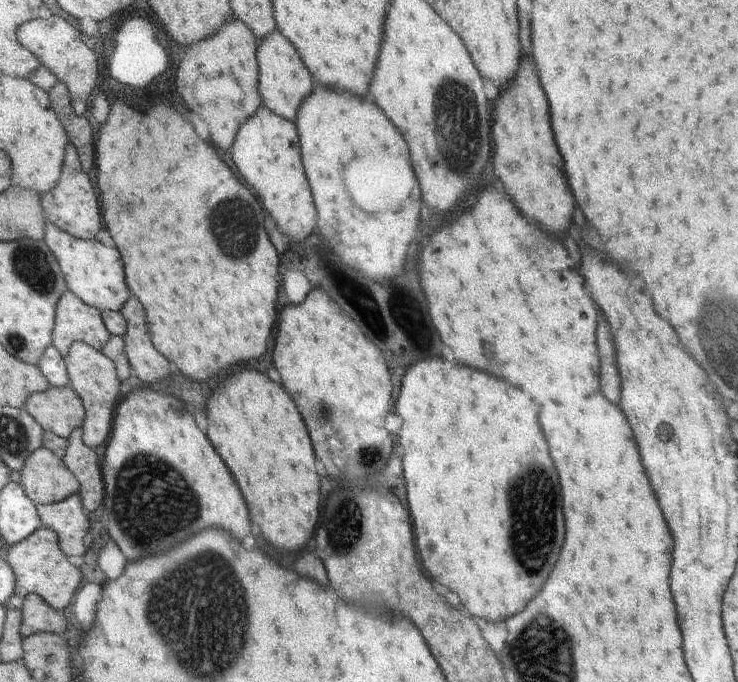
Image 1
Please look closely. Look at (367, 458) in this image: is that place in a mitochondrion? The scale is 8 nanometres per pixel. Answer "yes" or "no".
yes

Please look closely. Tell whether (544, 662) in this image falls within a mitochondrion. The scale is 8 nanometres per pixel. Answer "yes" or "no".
yes

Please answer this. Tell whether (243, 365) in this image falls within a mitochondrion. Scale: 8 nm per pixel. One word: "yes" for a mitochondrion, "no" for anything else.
no

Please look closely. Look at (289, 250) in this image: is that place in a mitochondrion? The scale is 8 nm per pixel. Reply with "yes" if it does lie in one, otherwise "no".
no

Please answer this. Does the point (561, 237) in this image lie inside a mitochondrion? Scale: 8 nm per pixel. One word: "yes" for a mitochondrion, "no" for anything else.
no

